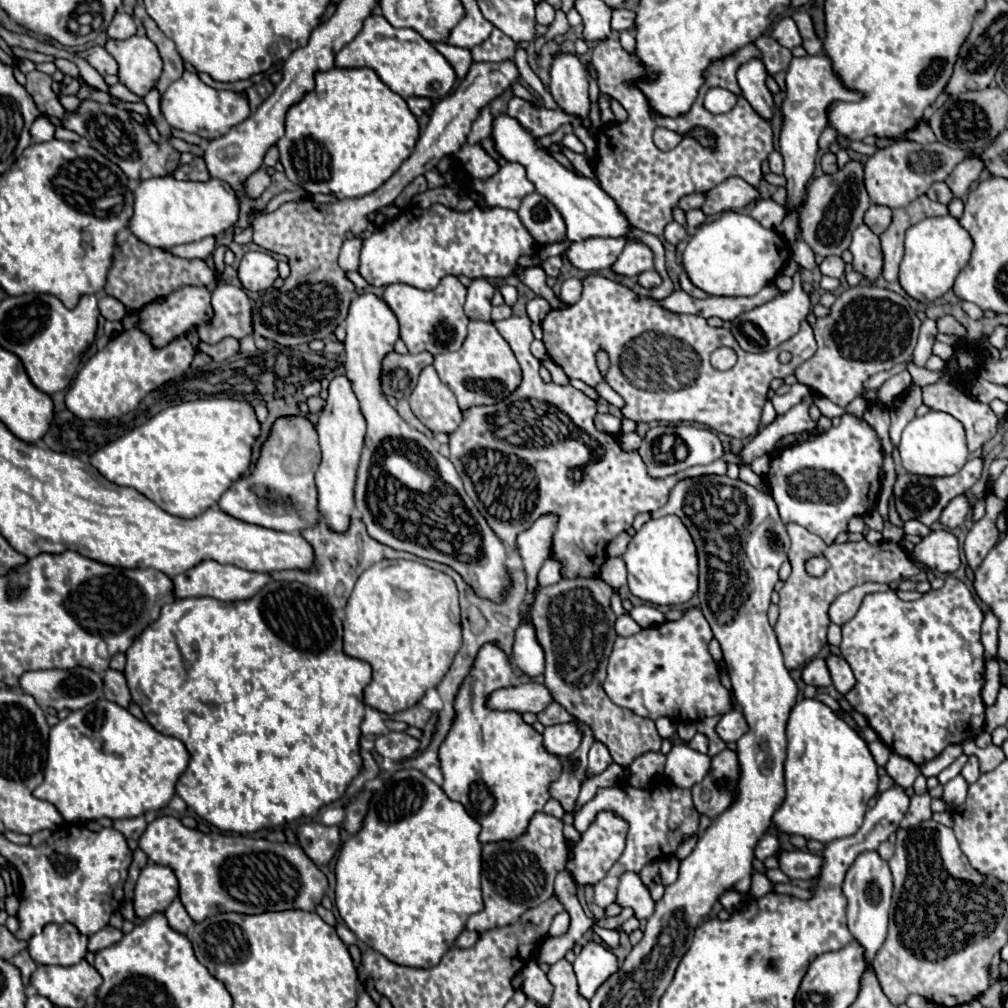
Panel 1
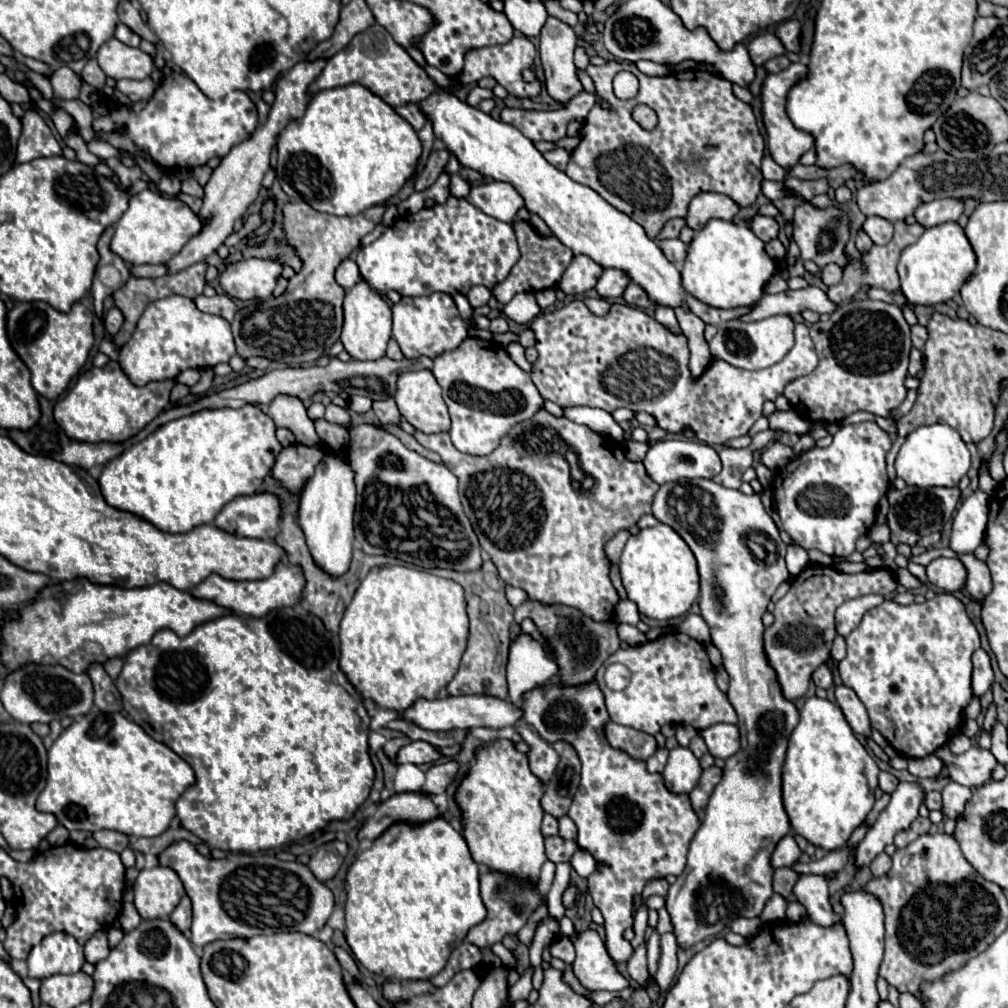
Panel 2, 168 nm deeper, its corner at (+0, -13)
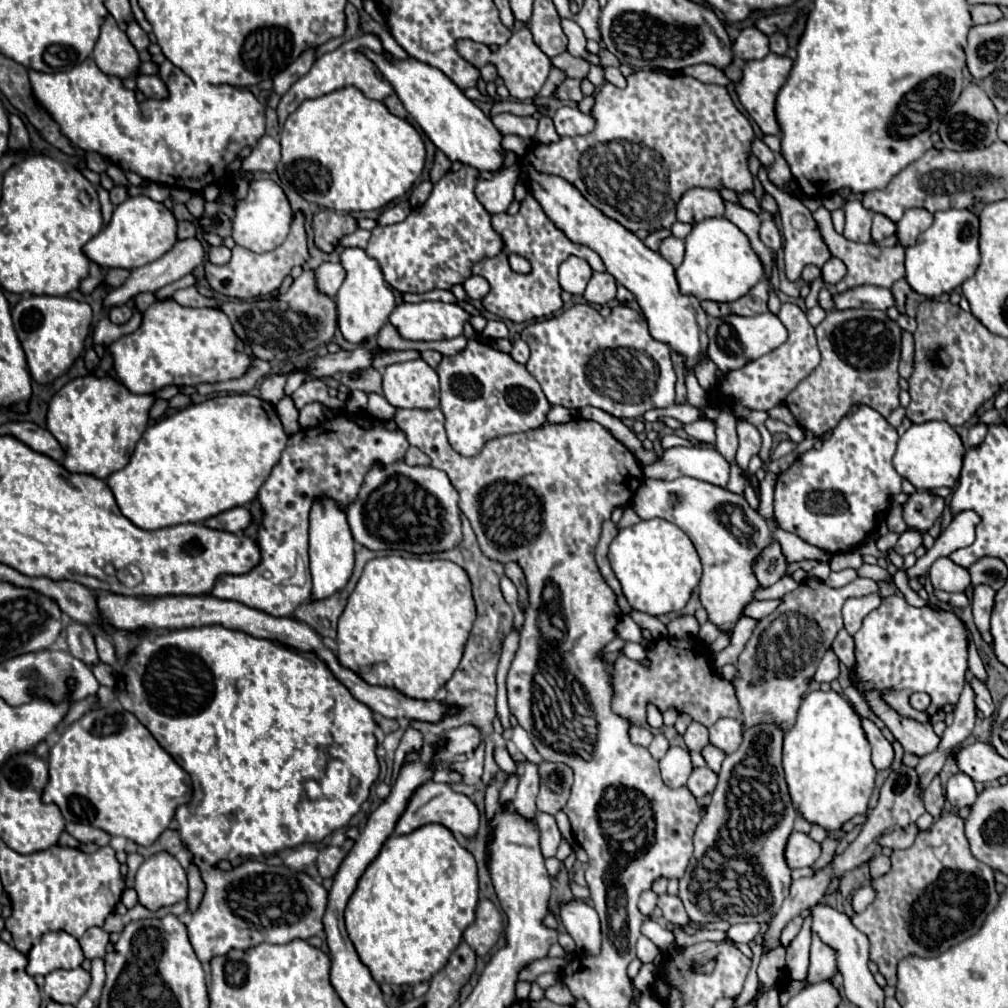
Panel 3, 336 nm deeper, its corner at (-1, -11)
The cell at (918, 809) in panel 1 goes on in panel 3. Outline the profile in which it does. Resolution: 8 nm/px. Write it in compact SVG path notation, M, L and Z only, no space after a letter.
M911 823L911 825L907 825L907 827L903 827L903 829L897 829L897 831L893 831L893 833L883 835L883 837L879 839L879 845L881 845L881 847L891 847L891 849L907 849L907 847L911 847L911 843L915 841L917 833L919 833L919 827L917 827L915 823Z

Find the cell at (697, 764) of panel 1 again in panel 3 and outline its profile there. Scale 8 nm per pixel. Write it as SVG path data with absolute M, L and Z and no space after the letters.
M671 747L667 755L659 761L659 767L661 767L665 785L669 785L671 789L687 785L687 779L693 773L691 755L687 749L681 749L681 747Z

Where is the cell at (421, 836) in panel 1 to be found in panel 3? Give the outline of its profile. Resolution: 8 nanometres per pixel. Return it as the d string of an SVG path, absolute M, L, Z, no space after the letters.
M431 823L409 835L391 835L383 843L379 855L365 869L347 903L345 925L359 959L377 983L385 981L389 985L415 985L429 981L445 967L449 955L461 943L463 931L475 923L477 899L479 879L473 855L459 845L447 827Z

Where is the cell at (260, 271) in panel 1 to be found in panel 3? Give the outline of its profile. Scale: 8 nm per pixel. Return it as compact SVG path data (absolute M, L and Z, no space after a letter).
M297 213L293 217L291 231L289 231L285 243L281 243L279 247L275 247L273 251L267 251L267 253L253 253L245 247L235 245L233 247L233 257L227 265L221 265L221 267L213 265L213 263L205 265L205 277L207 277L209 285L221 295L229 295L229 297L237 297L237 299L263 297L263 295L269 295L269 293L277 291L281 281L291 273L291 269L295 265L303 265L307 259L309 259L309 253L307 253L305 219L303 219L303 213Z

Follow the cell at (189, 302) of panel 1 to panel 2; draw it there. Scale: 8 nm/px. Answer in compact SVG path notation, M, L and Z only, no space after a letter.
M172 295L148 305L130 341L120 349L118 361L128 379L144 387L150 381L174 379L184 369L212 369L218 363L228 363L234 353L236 345L228 321L202 313L188 297Z

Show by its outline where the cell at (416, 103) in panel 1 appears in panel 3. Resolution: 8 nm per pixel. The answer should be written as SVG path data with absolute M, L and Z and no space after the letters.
M389 95L383 103L387 105L387 109L389 109L393 115L397 115L397 117L401 117L401 119L409 119L409 113L405 111L405 107L403 107L403 103L401 103L401 99L399 99L397 95Z

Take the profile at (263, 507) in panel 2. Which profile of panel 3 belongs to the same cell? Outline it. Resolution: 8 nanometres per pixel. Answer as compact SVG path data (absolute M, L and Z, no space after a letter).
M233 507L229 511L223 511L223 513L207 519L205 525L211 529L239 533L239 531L245 531L251 525L251 521L253 521L253 517L247 507Z

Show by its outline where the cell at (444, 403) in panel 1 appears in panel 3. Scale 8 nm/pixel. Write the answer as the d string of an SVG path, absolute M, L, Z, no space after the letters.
M423 359L389 365L383 375L383 395L397 409L423 409L431 411L439 407L439 377Z

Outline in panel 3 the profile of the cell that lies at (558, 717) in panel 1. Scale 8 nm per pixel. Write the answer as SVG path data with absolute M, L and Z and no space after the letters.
M541 761L539 775L541 775L541 789L537 795L537 809L555 815L569 801L573 785L573 769L565 763Z

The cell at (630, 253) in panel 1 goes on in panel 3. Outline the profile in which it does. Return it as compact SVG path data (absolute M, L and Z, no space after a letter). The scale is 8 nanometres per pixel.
M593 273L583 297L589 303L595 303L595 305L607 305L609 301L615 299L615 291L617 291L617 283L615 283L613 275L609 275L609 273Z

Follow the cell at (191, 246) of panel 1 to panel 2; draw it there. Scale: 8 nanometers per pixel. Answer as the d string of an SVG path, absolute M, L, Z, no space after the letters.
M130 265L130 275L134 277L144 277L144 279L154 279L162 277L166 273L164 265Z

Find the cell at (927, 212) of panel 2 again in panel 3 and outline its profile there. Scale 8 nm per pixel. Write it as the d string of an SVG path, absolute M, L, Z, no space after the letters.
M915 207L905 211L903 219L897 223L897 235L899 243L905 243L905 247L913 245L915 239L933 225L933 213L929 213L923 207Z

